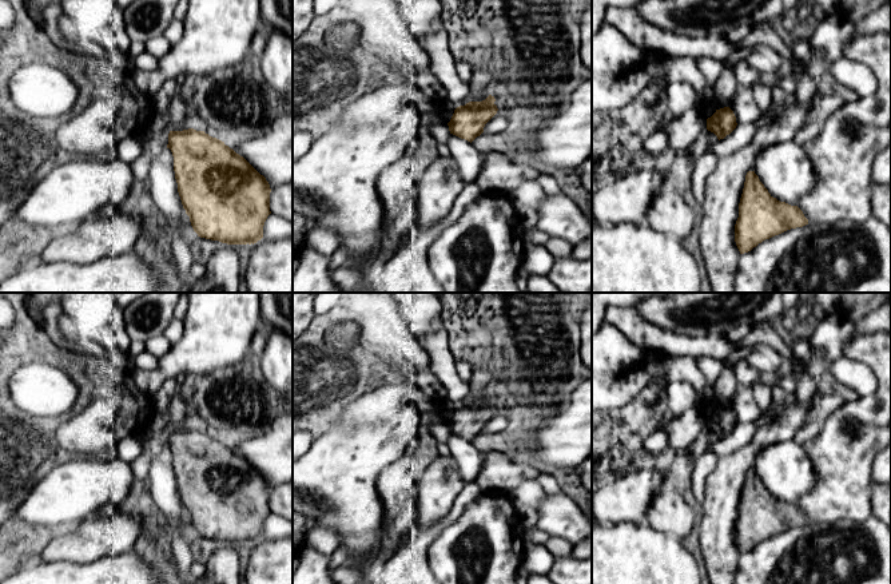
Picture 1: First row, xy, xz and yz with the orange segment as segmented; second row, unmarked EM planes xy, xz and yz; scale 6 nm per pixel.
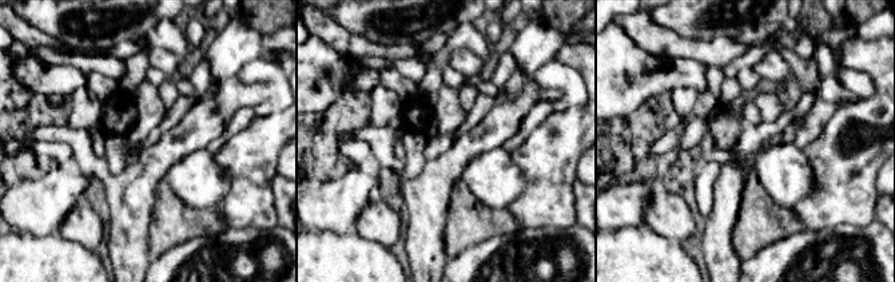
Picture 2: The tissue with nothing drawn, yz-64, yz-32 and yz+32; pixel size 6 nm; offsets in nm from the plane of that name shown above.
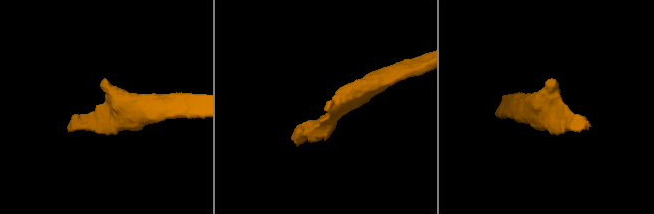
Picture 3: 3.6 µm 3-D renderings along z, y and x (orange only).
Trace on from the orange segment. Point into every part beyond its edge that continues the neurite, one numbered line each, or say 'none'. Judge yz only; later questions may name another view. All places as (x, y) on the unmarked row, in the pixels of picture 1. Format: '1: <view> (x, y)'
none

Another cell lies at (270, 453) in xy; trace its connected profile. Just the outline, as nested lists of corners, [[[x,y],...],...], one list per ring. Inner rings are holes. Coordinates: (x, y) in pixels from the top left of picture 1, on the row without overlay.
[[[293,408],[277,417],[267,433],[232,448],[243,456],[273,489],[293,480]]]

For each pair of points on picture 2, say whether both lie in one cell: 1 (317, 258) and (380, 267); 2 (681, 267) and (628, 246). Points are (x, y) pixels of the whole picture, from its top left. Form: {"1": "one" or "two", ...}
{"1": "one", "2": "one"}

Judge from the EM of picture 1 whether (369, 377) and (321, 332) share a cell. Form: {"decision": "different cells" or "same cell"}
{"decision": "same cell"}

